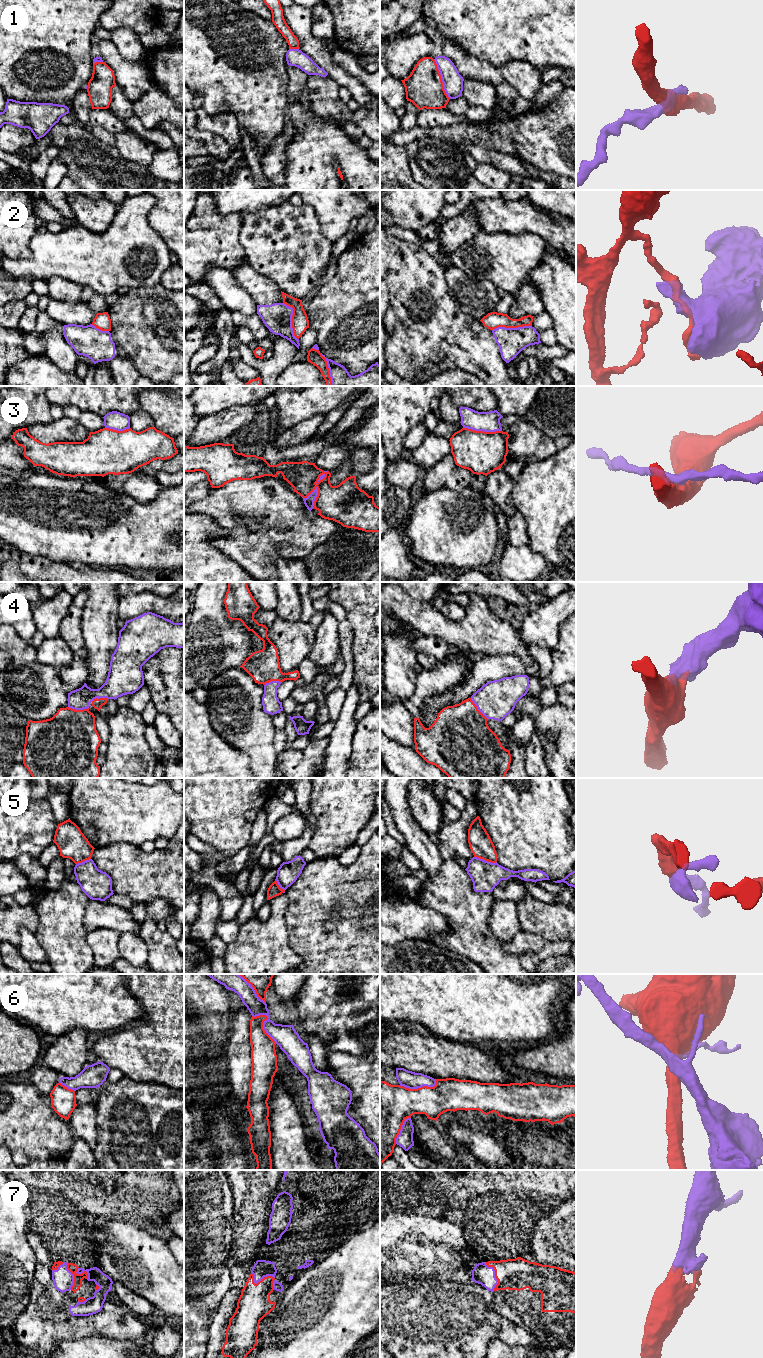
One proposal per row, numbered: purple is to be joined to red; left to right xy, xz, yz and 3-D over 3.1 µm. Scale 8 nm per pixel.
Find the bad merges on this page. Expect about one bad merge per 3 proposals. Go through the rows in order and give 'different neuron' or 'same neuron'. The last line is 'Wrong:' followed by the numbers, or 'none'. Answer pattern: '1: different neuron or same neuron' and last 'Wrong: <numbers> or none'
1: different neuron
2: different neuron
3: different neuron
4: same neuron
5: different neuron
6: different neuron
7: same neuron
Wrong: 1, 2, 3, 5, 6

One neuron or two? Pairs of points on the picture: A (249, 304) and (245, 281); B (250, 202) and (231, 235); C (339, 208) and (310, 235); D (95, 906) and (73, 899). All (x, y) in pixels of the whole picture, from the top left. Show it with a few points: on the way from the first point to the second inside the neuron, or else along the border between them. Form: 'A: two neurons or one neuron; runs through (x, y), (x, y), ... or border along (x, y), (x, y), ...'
A: two neurons; border along (232, 274), (255, 302), (257, 313)
B: two neurons; border along (219, 213), (244, 214)
C: two neurons; border along (307, 206), (313, 208), (320, 231), (332, 243)
D: two neurons; border along (90, 899), (85, 910), (84, 926)

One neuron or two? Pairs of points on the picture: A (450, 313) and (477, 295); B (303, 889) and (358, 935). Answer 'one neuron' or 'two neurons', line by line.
A: two neurons
B: one neuron

